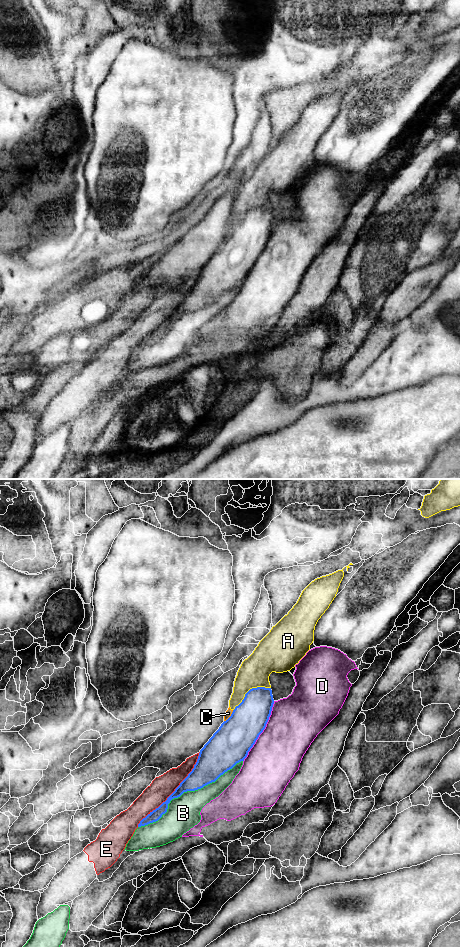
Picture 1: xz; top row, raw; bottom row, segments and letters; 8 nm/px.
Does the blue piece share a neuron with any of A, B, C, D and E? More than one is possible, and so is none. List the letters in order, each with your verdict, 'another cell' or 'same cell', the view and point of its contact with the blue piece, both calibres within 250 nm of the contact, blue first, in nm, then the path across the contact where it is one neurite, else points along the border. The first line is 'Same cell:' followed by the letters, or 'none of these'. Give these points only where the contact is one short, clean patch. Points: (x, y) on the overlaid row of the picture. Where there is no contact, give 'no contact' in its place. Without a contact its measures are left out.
Same cell: none of these
A: another cell; contact xz (249, 690); calibres 280 and 240 nm
B: another cell; contact xz (187, 790); calibres 220 and 260 nm
C: another cell; contact xz (230, 716); calibres 320 and 50 nm
D: another cell; contact xz (262, 731); calibres 300 and 400 nm
E: another cell; contact xz (174, 791); calibres 170 and 180 nm

